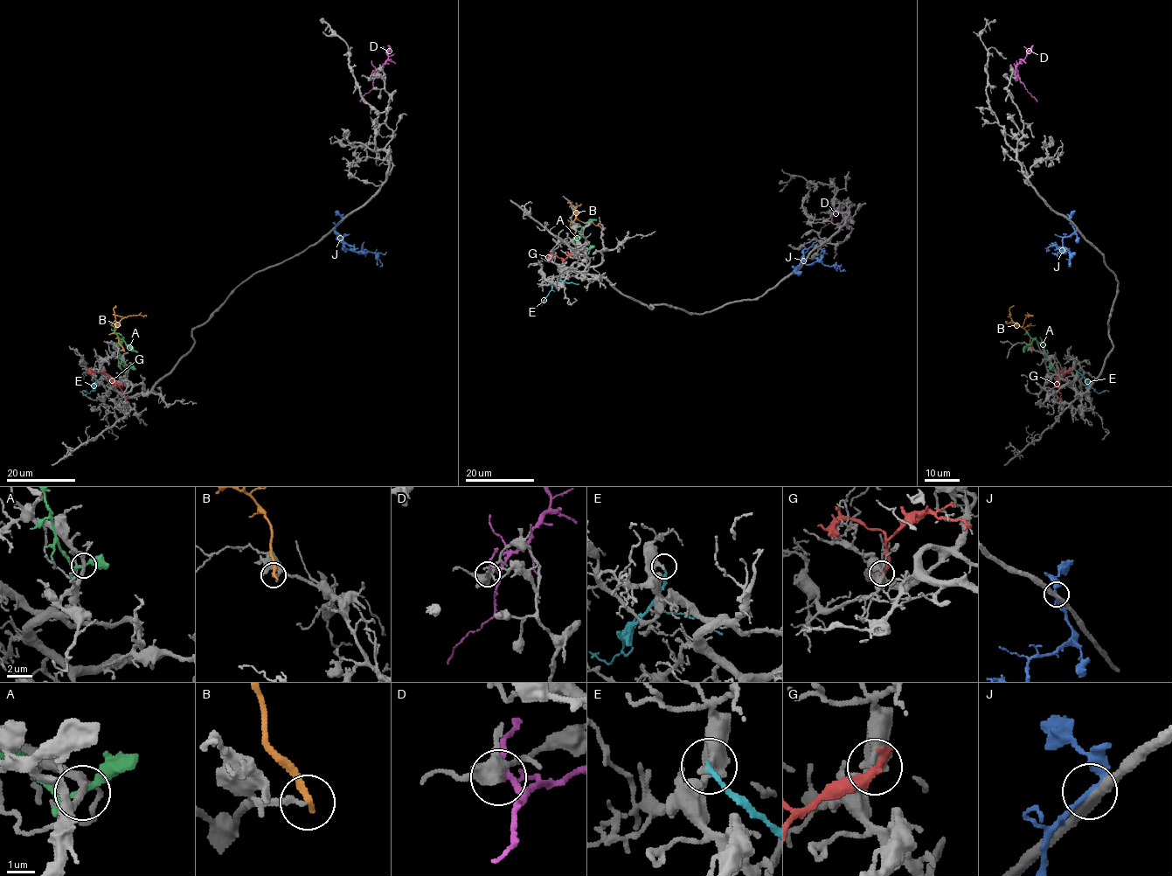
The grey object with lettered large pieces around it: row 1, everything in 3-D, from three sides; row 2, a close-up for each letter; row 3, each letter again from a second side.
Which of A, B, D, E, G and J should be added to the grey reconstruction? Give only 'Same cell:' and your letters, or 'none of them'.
Same cell: none of them

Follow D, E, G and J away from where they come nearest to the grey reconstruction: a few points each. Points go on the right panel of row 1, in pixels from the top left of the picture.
D: (1016, 77), (1016, 66), (1033, 45)
E: (1073, 367), (1098, 392), (1109, 391)
G: (1073, 368), (1065, 372), (1057, 383), (1062, 400)
J: (1070, 220), (1074, 232), (1062, 239), (1063, 246), (1068, 249), (1065, 252), (1070, 252), (1071, 267)

